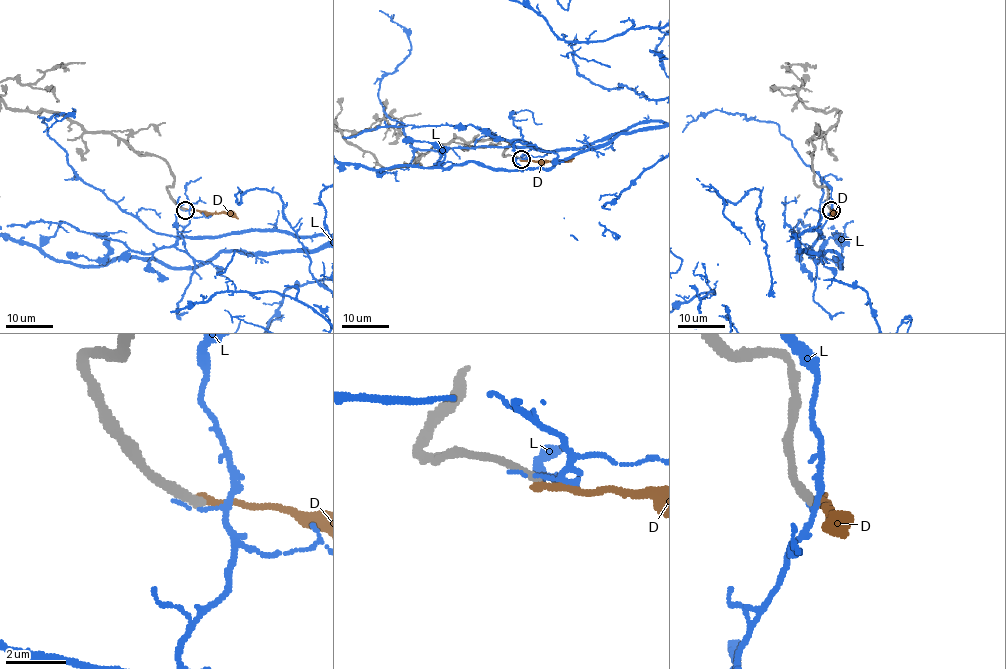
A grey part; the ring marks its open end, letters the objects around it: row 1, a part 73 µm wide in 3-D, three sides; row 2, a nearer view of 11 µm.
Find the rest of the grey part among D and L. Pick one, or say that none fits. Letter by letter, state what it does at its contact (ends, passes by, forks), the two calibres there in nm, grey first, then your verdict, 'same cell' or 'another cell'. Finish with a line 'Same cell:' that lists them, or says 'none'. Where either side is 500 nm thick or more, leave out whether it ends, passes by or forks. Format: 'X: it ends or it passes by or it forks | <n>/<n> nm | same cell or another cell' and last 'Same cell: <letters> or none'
D: it ends | 300/240 nm | another cell
L: it ends | 320/120 nm | another cell
Same cell: none

